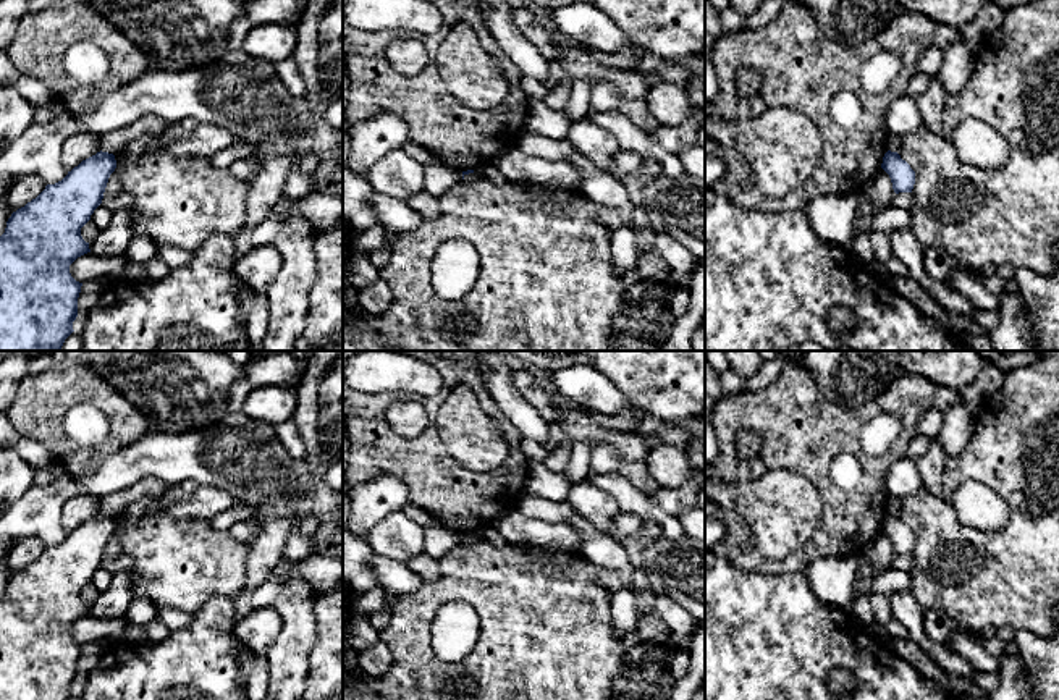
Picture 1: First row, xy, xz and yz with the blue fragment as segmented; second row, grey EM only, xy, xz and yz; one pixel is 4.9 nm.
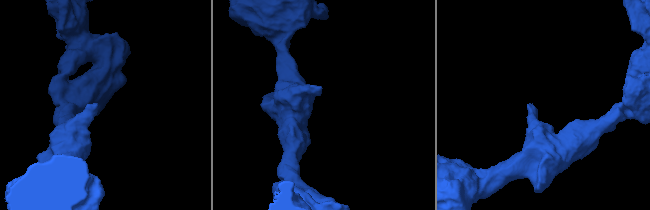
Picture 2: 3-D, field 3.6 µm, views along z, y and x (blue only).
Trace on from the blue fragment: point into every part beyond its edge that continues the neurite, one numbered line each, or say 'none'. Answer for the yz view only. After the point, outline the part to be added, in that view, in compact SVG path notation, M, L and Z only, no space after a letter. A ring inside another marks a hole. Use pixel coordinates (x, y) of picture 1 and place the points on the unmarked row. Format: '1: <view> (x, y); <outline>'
none

